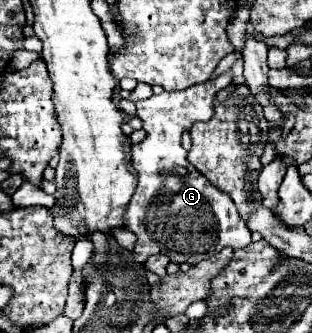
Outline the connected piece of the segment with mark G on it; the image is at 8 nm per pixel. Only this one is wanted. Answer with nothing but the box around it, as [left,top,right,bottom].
[124,71,250,265]

